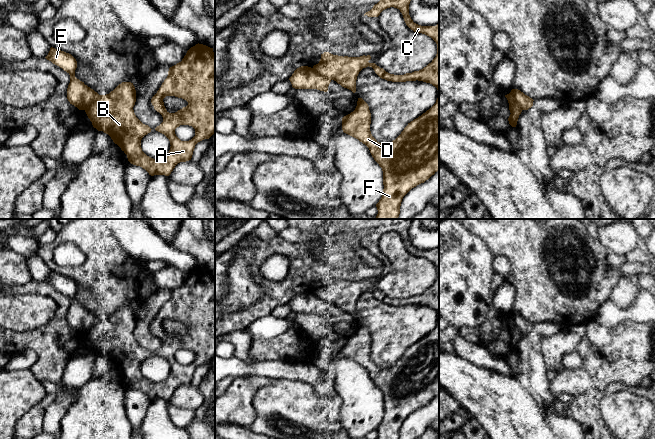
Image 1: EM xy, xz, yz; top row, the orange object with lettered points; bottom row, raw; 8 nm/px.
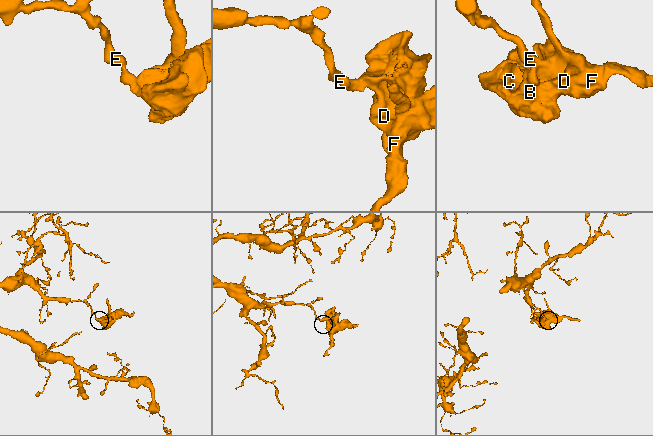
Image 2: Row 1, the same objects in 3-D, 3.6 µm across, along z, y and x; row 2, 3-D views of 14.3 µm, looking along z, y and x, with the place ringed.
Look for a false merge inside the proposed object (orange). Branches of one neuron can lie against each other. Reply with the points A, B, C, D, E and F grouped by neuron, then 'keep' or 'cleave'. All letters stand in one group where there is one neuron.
groups A B C D F / E; cleave

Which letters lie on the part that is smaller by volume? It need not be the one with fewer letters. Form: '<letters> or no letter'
A, B, C, D, F

